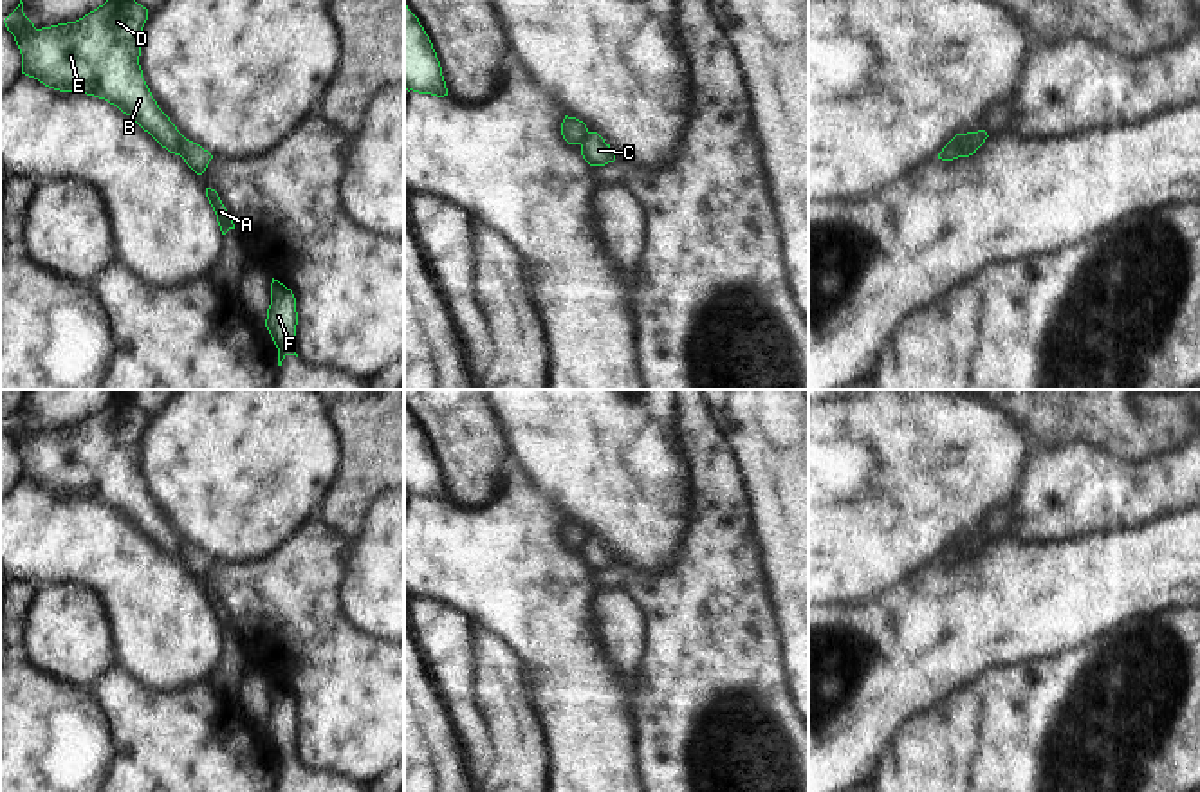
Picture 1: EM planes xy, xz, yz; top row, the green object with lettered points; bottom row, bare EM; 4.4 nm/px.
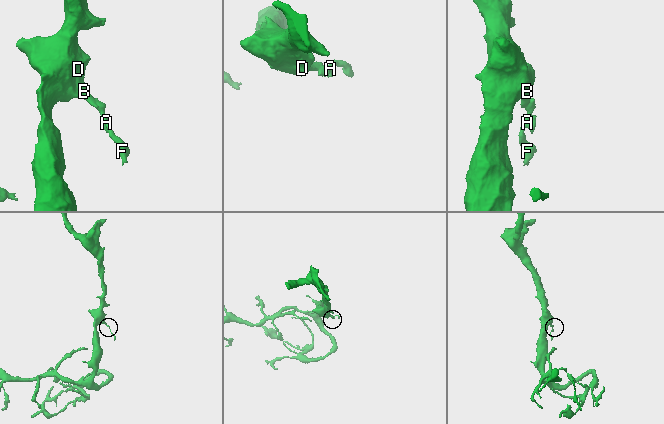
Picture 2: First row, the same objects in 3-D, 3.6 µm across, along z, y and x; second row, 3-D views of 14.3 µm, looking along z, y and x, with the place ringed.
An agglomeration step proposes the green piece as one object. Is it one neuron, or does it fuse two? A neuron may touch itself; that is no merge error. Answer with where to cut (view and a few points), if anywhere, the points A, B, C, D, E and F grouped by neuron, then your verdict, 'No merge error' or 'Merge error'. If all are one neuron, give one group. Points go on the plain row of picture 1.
Split along yz (966, 538), (959, 547), (959, 560). Groups: A C F / B D E. Merge error

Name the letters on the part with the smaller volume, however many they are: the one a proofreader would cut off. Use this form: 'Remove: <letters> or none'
Remove: A, C, F

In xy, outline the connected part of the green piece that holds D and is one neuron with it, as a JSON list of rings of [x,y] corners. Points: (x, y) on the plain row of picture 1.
[[[110,401],[103,410],[76,426],[36,433],[23,417],[23,406],[4,424],[22,458],[22,478],[60,496],[94,500],[130,520],[170,557],[180,559],[184,539],[159,512],[139,469],[141,437],[148,413],[134,402]]]

